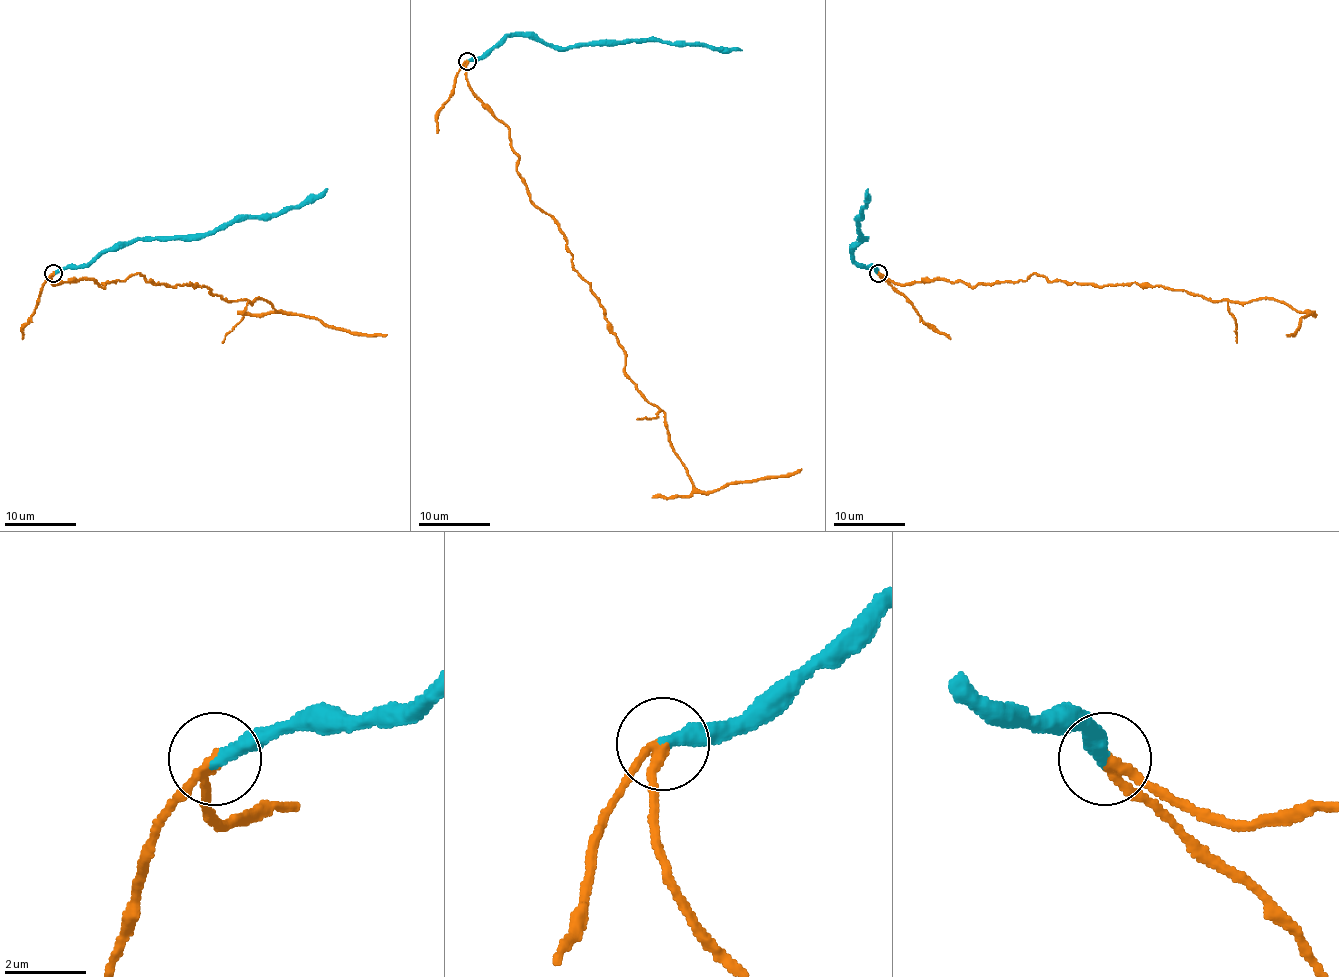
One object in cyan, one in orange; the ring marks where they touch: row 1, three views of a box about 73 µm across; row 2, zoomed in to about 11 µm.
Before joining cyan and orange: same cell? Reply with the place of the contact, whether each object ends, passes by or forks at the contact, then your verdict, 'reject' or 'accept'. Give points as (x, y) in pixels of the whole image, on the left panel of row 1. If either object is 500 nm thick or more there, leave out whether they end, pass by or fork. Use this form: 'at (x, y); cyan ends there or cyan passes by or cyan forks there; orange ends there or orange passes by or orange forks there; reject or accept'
at (53, 273); cyan ends there; orange passes by; reject

